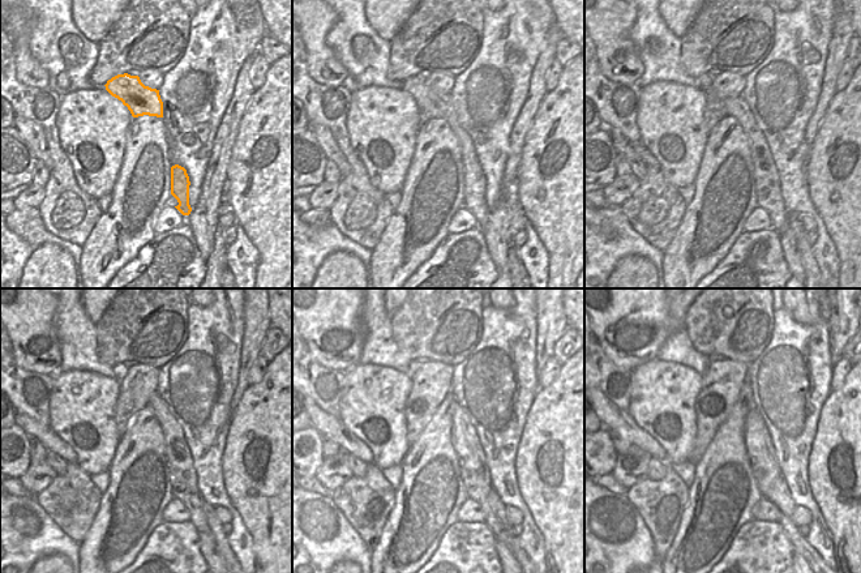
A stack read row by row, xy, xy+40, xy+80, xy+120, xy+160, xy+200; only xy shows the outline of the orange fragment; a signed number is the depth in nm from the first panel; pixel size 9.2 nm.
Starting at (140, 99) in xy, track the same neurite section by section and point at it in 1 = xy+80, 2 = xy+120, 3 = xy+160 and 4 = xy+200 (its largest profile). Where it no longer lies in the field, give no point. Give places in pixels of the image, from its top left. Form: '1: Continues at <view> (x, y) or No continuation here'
1: Continues at xy+80 (767, 184)
2: Continues at xy+120 (183, 477)
3: Continues at xy+160 (475, 474)
4: Continues at xy+200 (761, 450).

